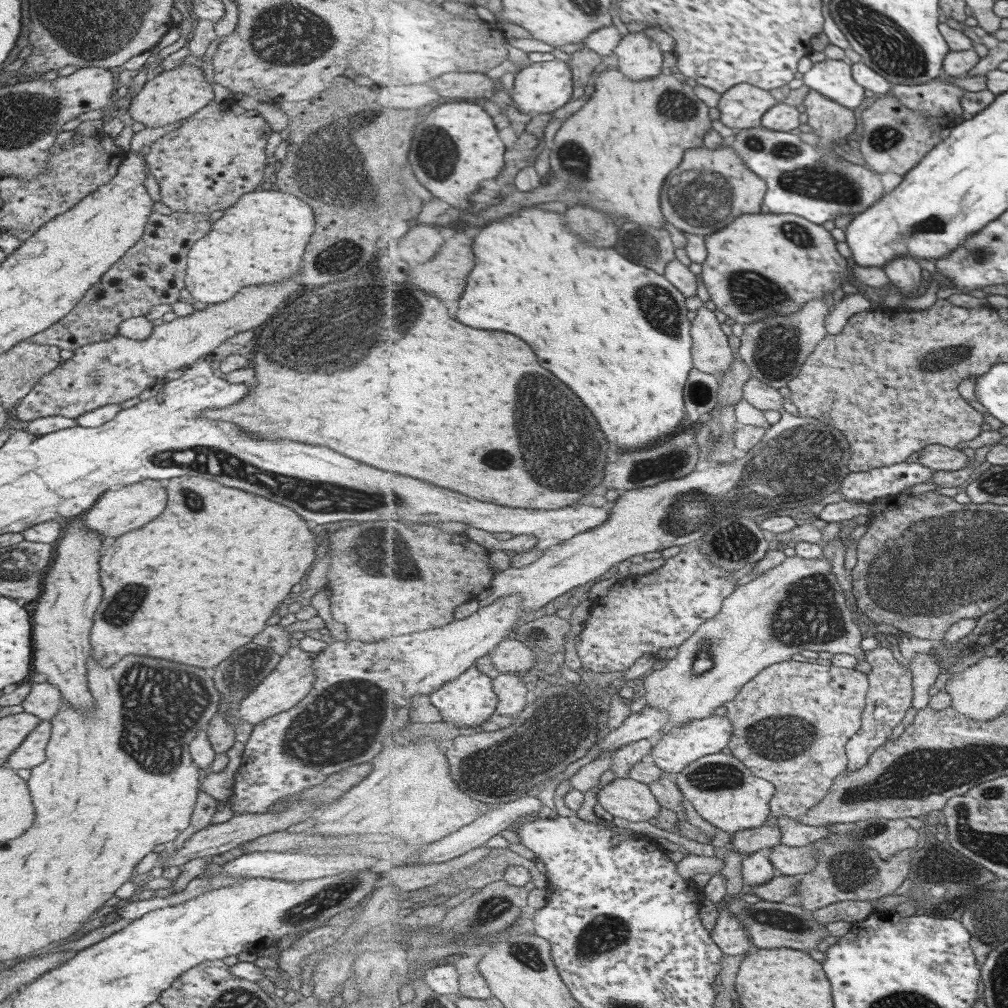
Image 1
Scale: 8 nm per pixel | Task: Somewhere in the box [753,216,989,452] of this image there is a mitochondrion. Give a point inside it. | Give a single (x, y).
(955, 353)

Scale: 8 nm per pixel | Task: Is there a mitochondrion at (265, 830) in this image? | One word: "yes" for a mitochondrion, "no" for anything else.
no

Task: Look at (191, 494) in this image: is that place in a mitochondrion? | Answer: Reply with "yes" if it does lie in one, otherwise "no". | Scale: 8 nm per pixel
yes

